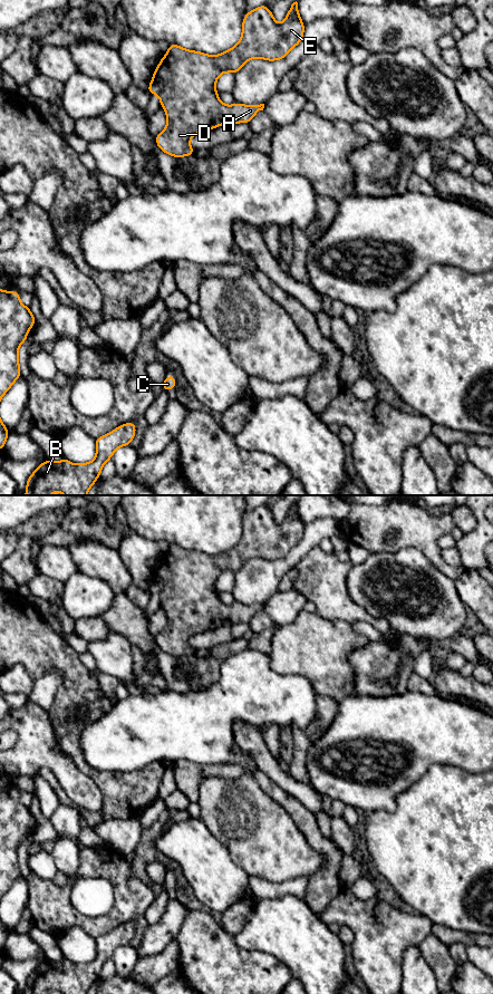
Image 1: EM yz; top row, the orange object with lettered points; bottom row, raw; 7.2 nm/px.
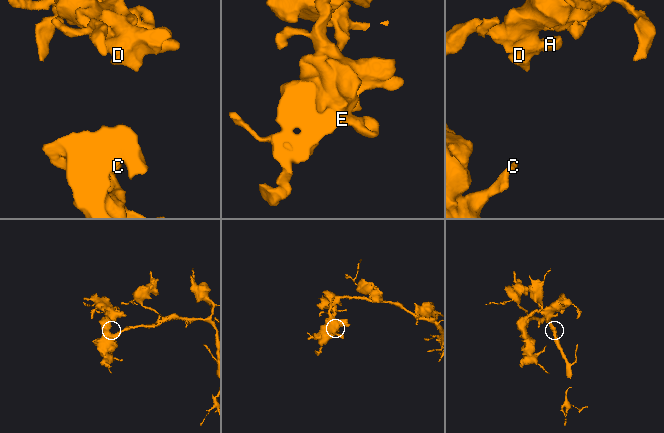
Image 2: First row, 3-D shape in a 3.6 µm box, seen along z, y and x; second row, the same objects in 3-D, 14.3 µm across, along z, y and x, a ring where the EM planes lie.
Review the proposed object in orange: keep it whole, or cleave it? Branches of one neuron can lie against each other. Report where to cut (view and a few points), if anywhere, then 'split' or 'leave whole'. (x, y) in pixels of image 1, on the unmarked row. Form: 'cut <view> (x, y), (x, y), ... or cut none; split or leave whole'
cut none; leave whole

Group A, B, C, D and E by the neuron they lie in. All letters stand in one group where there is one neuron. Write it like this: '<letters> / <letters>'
A B C D E

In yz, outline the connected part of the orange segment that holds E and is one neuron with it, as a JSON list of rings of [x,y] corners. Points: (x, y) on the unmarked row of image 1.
[[[293,502],[281,524],[278,524],[267,504],[262,504],[246,512],[242,522],[242,535],[239,542],[231,549],[210,556],[194,550],[187,550],[176,543],[168,544],[166,554],[155,568],[152,581],[146,589],[149,595],[157,593],[160,602],[166,612],[167,625],[162,633],[155,636],[155,641],[164,653],[181,658],[194,655],[196,652],[190,646],[190,639],[199,634],[224,624],[249,624],[253,616],[263,610],[264,604],[243,605],[234,602],[224,605],[215,588],[215,582],[221,573],[236,573],[244,563],[252,558],[274,561],[283,559],[290,550],[298,546],[304,533],[298,502]]]

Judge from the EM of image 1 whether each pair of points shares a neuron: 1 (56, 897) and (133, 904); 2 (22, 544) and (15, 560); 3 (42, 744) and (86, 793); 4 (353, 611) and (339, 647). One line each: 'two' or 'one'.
1: one
2: one
3: one
4: two

